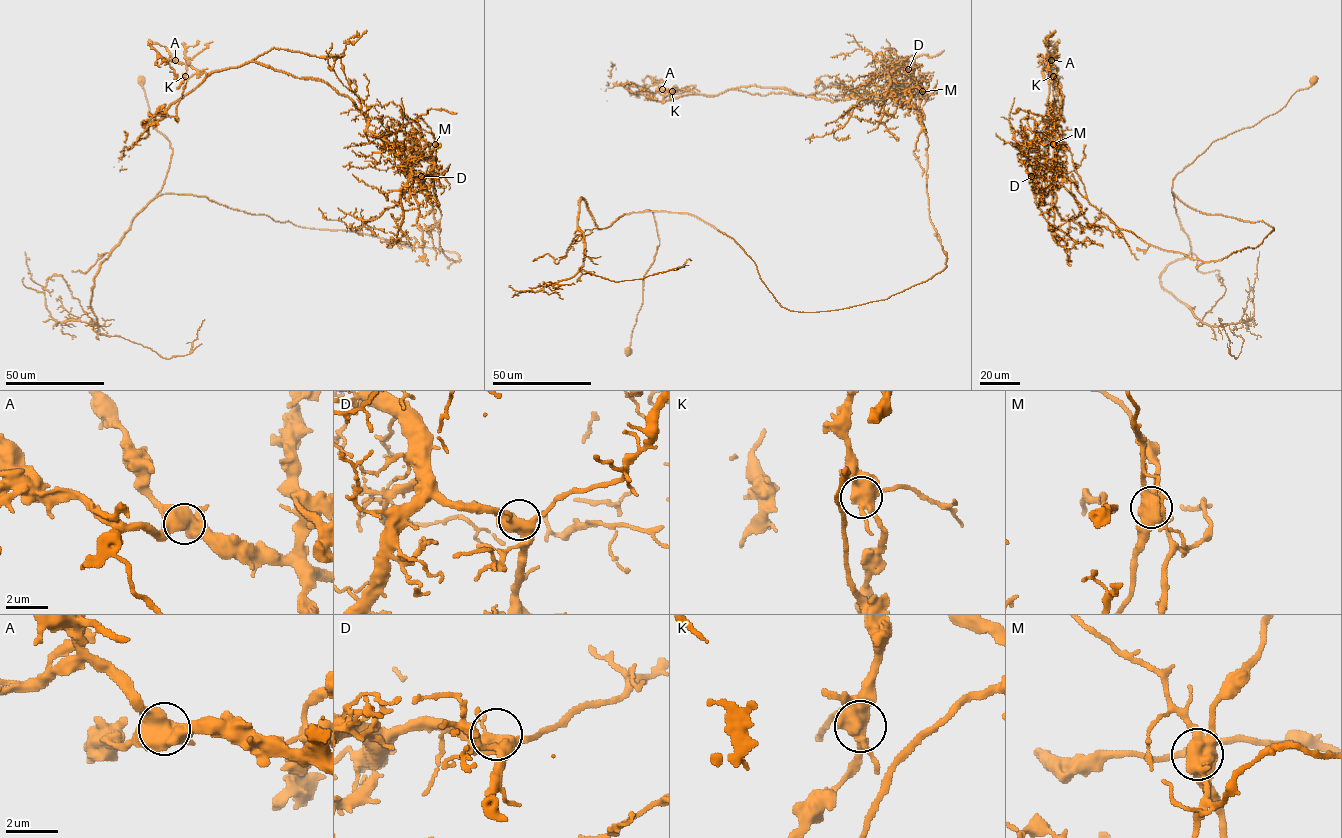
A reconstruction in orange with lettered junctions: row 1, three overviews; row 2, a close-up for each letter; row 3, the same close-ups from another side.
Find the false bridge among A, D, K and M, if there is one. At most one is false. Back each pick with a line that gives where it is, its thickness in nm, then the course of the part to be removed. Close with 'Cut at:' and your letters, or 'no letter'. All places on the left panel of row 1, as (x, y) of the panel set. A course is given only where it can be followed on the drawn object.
M: Place: (435, 144). Thickness 600 nm. Course of the part to remove: (435, 144), (454, 262), (156, 195), (100, 265), (92, 329), (169, 358), (204, 319)
Cut at: M

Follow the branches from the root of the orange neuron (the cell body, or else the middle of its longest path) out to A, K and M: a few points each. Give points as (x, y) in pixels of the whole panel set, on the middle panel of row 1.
A: (627, 352), (660, 242), (646, 210), (731, 237), (794, 311), (946, 266), (917, 87), (662, 89)
K: (627, 352), (660, 242), (646, 210), (731, 237), (794, 311), (946, 266), (917, 87), (672, 91)
M: (627, 352), (660, 242), (646, 210), (690, 213), (731, 237), (791, 310), (877, 301), (940, 273), (922, 91)

